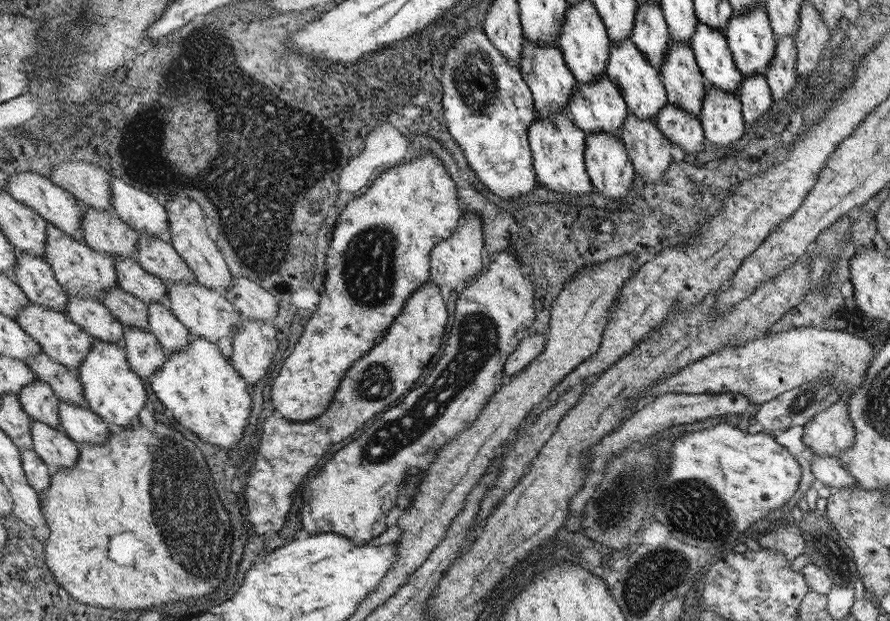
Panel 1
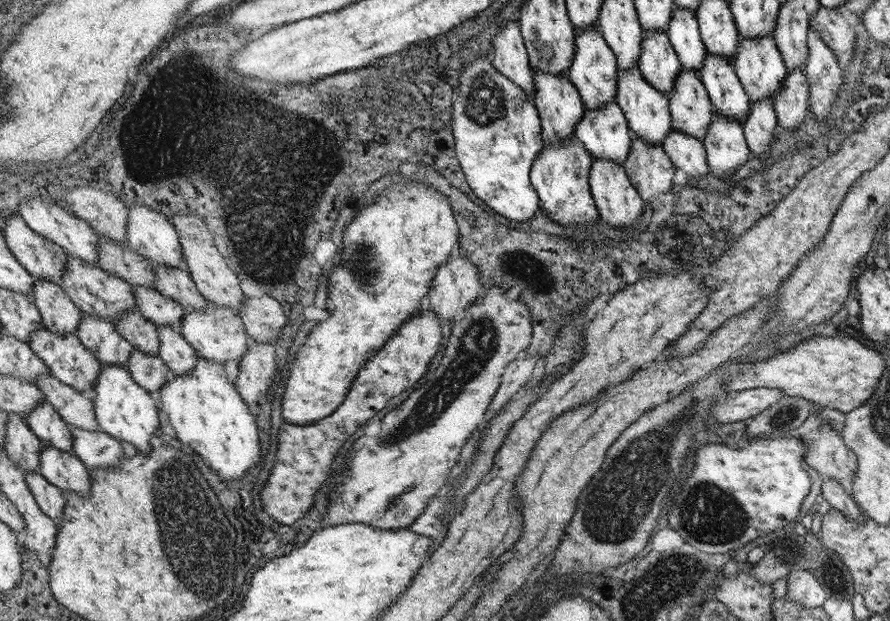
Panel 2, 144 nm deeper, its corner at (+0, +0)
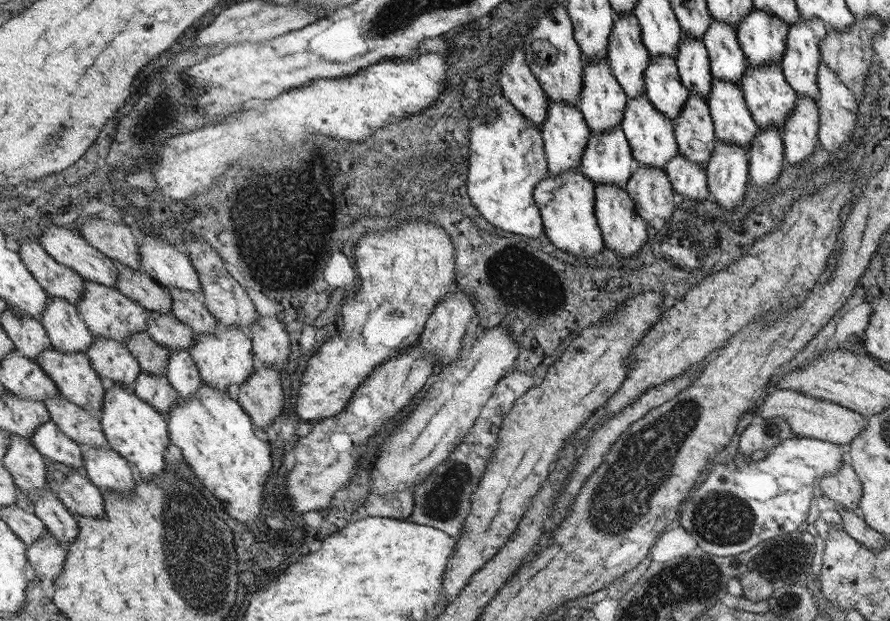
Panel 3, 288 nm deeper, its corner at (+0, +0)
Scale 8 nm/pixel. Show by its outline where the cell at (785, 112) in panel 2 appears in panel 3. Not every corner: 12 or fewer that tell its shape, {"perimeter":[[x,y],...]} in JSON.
{"perimeter":[[797,96],[781,126],[789,166],[807,162],[817,142],[819,112]]}

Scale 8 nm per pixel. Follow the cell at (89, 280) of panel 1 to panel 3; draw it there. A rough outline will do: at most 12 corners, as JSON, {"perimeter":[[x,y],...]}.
{"perimeter":[[85,280],[75,308],[93,338],[147,330],[149,312],[117,288]]}

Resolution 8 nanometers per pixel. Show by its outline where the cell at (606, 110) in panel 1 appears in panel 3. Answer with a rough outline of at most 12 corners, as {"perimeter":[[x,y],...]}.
{"perimeter":[[619,126],[589,134],[579,168],[593,188],[625,188],[639,162]]}

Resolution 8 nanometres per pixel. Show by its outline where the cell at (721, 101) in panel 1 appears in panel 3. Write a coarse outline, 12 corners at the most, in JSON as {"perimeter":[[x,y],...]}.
{"perimeter":[[717,142],[705,166],[711,200],[739,206],[747,182],[745,150]]}

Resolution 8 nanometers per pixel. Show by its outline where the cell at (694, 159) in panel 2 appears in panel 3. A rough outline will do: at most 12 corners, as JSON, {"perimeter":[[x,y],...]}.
{"perimeter":[[681,154],[667,164],[673,192],[685,200],[707,196],[705,168]]}

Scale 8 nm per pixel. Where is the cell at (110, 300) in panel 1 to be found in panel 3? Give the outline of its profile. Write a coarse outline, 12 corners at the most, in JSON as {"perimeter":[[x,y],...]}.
{"perimeter":[[147,332],[127,336],[123,346],[141,372],[165,376],[169,350]]}

